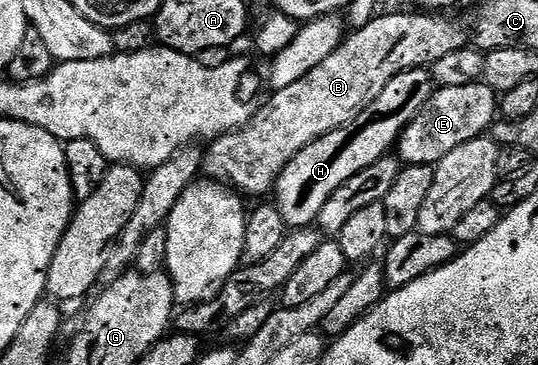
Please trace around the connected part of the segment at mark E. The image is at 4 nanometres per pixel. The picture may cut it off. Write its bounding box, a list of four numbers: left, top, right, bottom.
[396,82,500,165]

